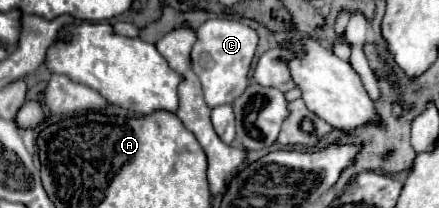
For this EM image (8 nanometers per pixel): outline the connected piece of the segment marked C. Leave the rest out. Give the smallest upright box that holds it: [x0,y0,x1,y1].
[192,19,258,107]

